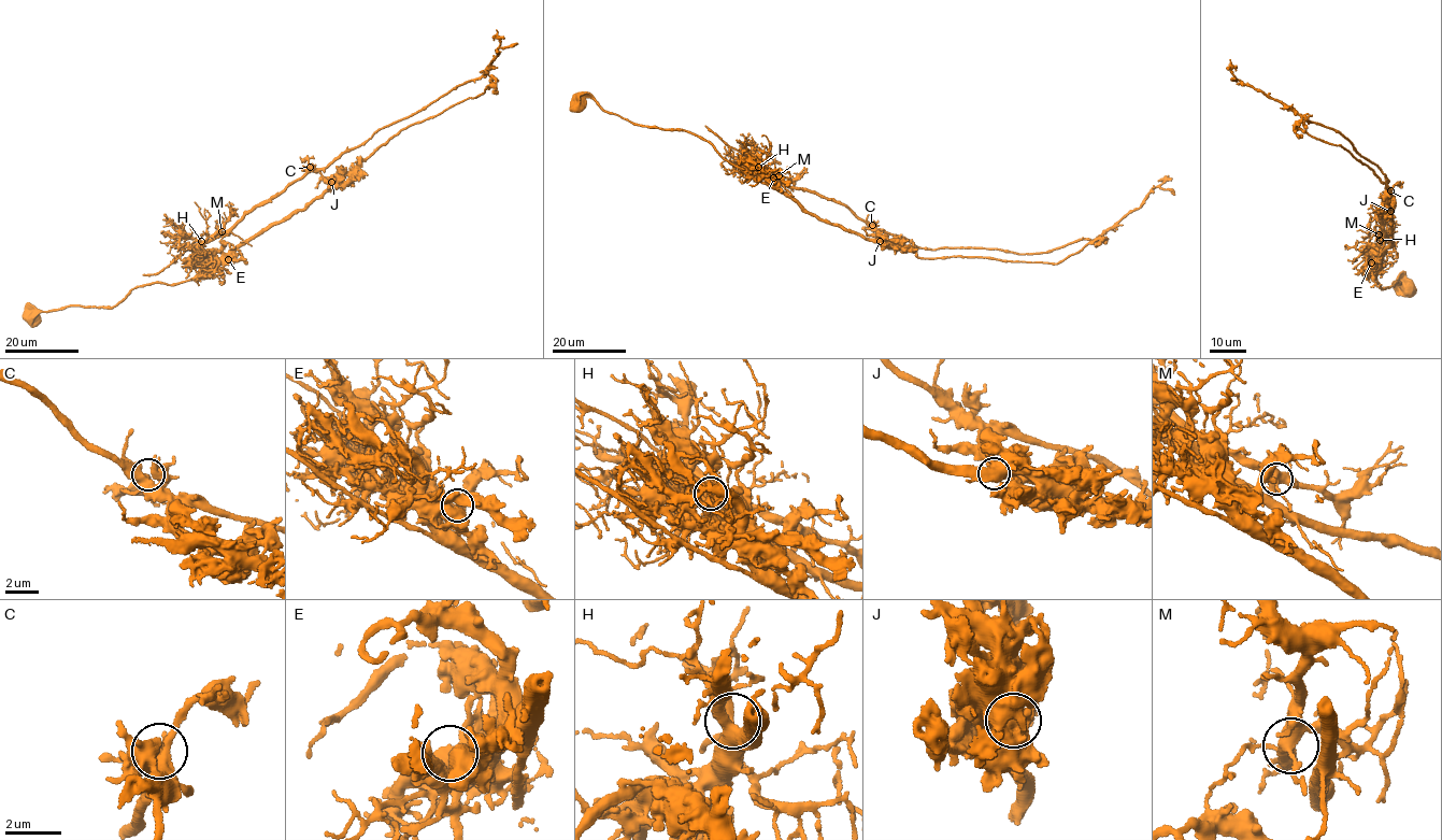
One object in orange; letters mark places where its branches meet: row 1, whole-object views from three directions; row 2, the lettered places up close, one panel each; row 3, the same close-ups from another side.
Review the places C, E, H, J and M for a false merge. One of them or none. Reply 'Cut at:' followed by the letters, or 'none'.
Cut at: J

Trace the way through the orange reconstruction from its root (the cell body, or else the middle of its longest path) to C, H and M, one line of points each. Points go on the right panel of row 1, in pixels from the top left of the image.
C: (1407, 284), (1398, 279), (1381, 289), (1371, 272), (1375, 278), (1384, 233), (1379, 210), (1390, 190)
H: (1407, 284), (1398, 279), (1399, 284), (1381, 289), (1372, 271), (1372, 275), (1375, 278), (1379, 268), (1380, 240)
M: (1407, 284), (1398, 279), (1399, 284), (1381, 289), (1372, 271), (1372, 275), (1375, 278), (1379, 268), (1379, 235)

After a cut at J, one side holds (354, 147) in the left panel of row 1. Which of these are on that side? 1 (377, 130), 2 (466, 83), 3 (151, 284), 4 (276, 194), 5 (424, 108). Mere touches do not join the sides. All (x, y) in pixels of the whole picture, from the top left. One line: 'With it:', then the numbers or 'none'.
With it: 1, 2, 4, 5

